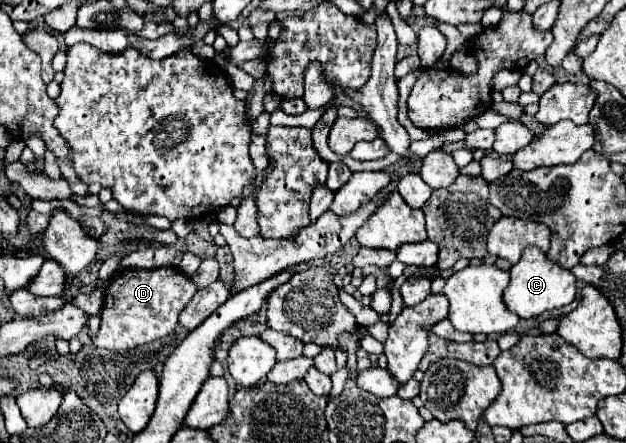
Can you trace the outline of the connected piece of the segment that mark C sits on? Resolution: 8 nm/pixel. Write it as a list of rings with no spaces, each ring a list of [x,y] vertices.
[[[528,246],[522,258],[510,268],[510,284],[504,290],[504,304],[520,318],[534,318],[546,310],[566,306],[576,296],[576,278],[570,270],[556,266],[538,246]]]

